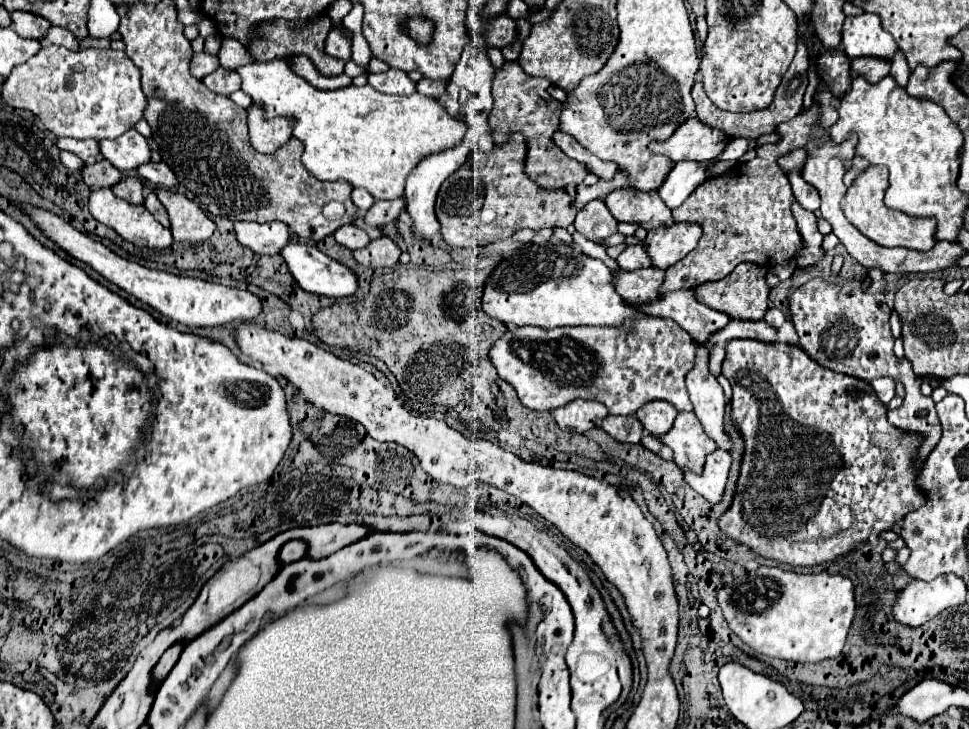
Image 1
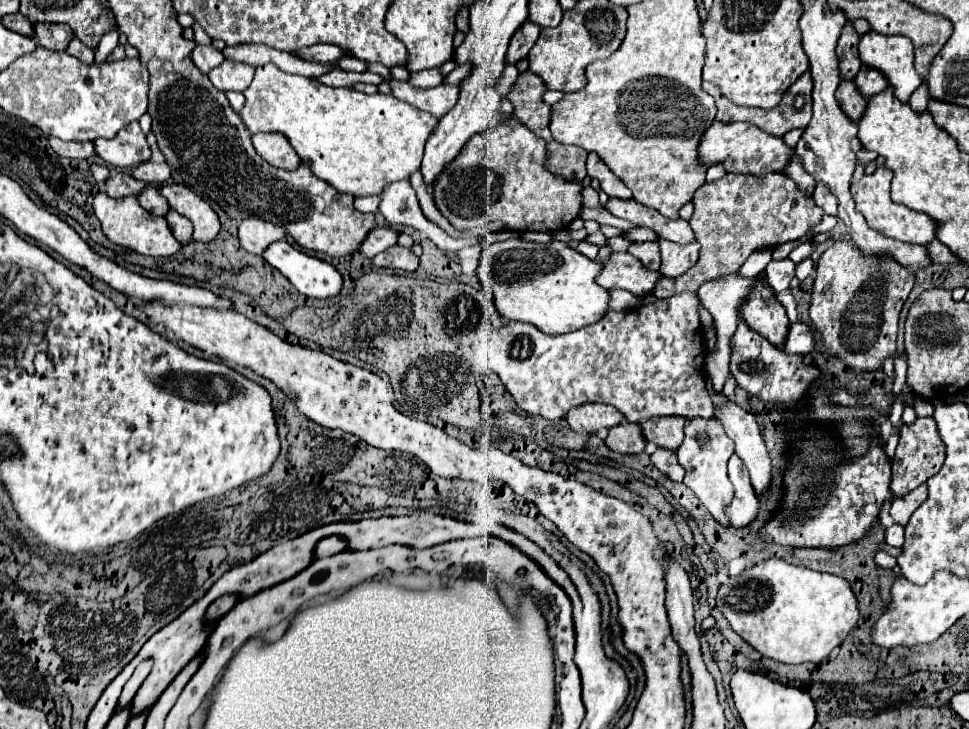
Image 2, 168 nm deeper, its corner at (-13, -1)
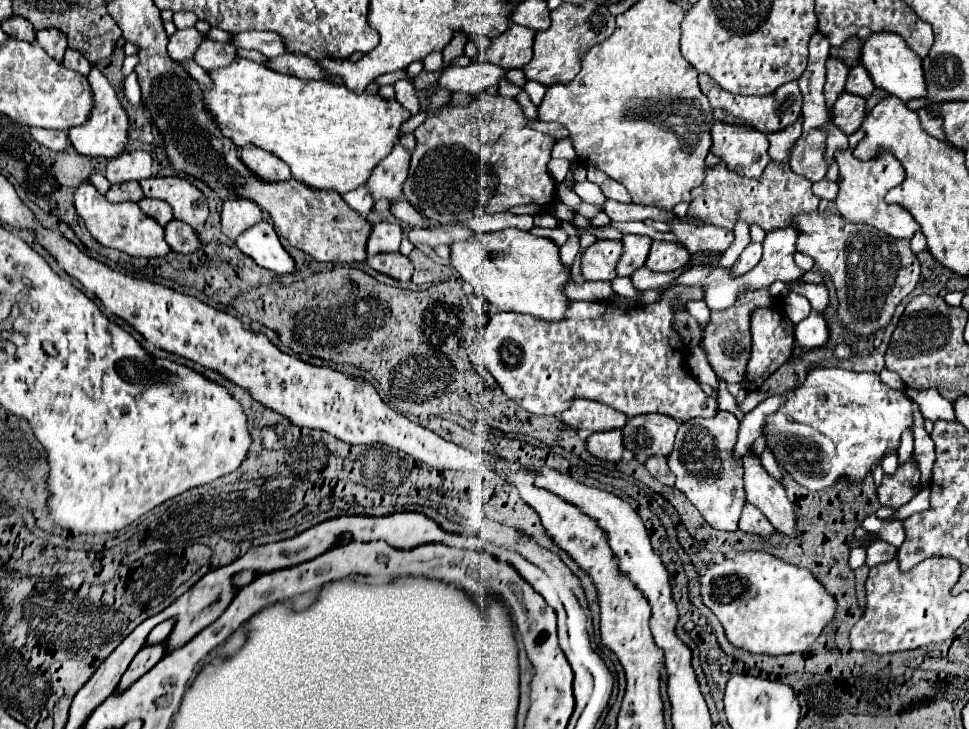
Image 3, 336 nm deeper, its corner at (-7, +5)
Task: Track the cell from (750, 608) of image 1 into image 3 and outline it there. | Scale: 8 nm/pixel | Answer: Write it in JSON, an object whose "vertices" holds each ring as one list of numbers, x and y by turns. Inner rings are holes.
{"vertices":[[743,552,731,558,725,558,721,564,713,564,699,576,703,604,719,618,725,628,725,636,733,646,739,646,747,652,761,652,771,656,805,652,823,632,823,628,835,616,835,596,815,580,807,568,795,568,789,562,783,562,767,552]]}

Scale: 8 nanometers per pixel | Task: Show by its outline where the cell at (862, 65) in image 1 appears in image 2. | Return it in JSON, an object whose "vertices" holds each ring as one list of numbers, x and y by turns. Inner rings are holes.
{"vertices":[[861,66,859,74,855,76,855,86,863,94,863,98,871,98,873,94,885,90,887,82,885,78,881,78,881,74,877,74,877,70,869,70,867,66]]}

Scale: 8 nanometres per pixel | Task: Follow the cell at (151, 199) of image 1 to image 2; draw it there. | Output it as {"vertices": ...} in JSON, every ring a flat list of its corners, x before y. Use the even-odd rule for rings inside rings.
{"vertices":[[171,210,171,212,167,214,167,222,169,222,169,228,171,228,173,236,175,236,183,246,191,242,193,226,191,226,191,222,189,222,187,218,181,218,177,212,173,212,173,210]]}

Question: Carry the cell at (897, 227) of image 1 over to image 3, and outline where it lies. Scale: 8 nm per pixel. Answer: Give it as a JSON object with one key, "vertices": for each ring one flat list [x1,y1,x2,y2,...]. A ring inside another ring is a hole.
{"vertices":[[847,150,847,152,835,152,835,160,839,164,839,174,841,174,839,194,837,194,835,204,845,220,849,220,853,224,869,224,881,232,887,232,889,236,907,238,907,240,919,230,919,224,905,208,887,206,883,200,887,190,897,186,901,182,901,178,905,178,903,166,899,164,899,160,895,156,891,156,891,152,881,152,877,158,861,162,853,156,851,150]]}

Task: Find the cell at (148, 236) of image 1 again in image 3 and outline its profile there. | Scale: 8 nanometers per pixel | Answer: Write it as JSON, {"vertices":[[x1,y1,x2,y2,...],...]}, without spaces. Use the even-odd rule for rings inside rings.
{"vertices":[[91,182,81,184,79,190,75,192,75,208,83,218,91,236,107,248,117,248,129,256,145,256,145,258,165,256,171,250,163,238,163,226,151,220,151,216,143,214,135,202,113,204]]}

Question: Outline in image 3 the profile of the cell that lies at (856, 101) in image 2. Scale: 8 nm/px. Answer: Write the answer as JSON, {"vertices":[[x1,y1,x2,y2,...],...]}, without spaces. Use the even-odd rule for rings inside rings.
{"vertices":[[841,92,833,104,833,122,843,128,845,134,853,134,865,120,865,98]]}

